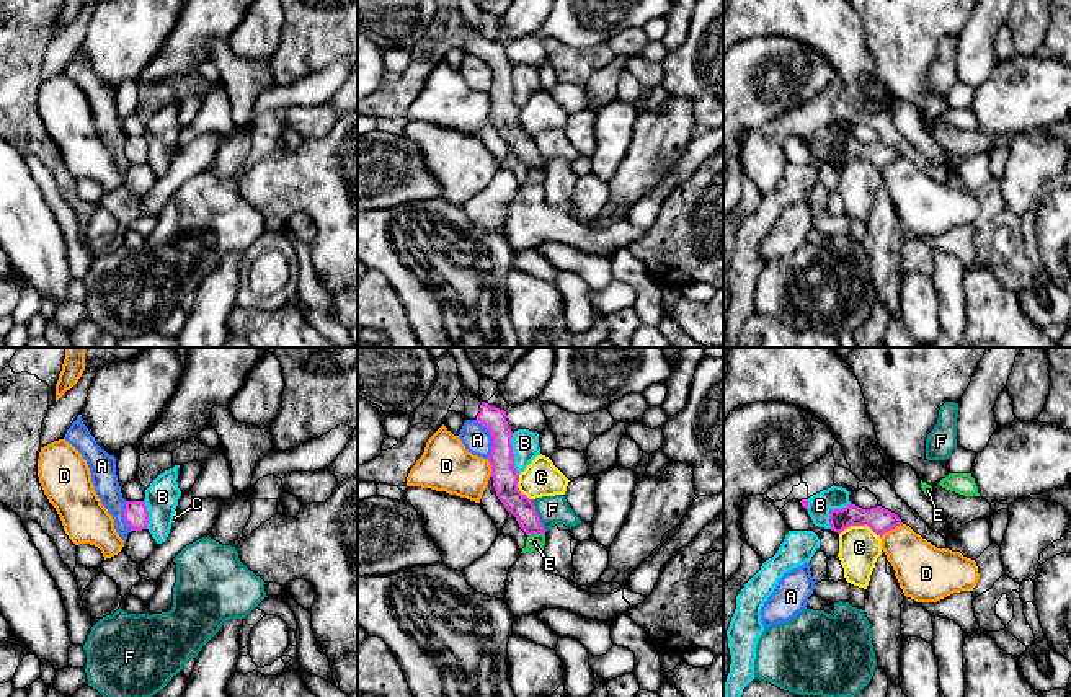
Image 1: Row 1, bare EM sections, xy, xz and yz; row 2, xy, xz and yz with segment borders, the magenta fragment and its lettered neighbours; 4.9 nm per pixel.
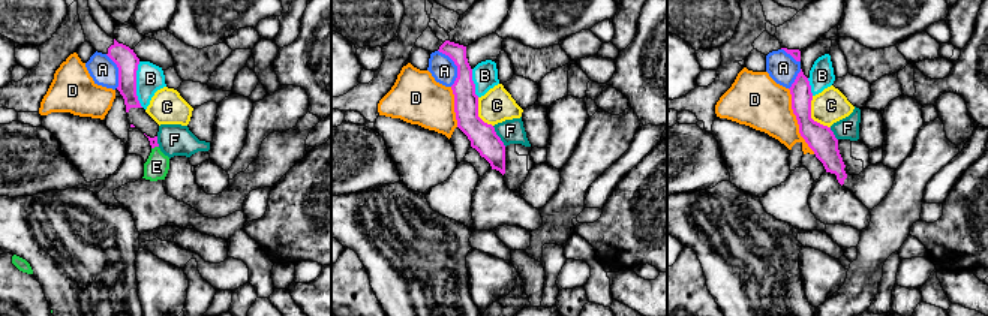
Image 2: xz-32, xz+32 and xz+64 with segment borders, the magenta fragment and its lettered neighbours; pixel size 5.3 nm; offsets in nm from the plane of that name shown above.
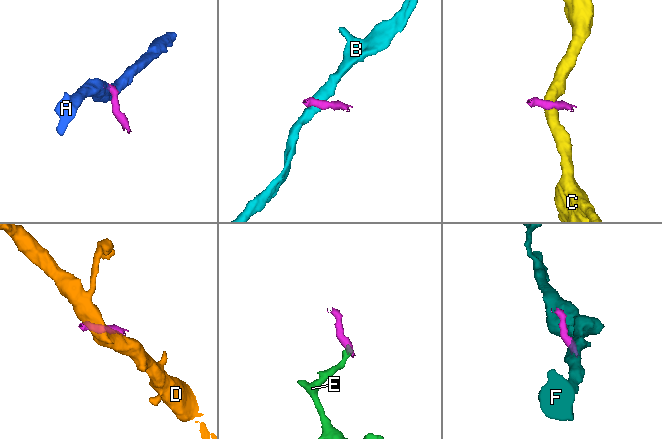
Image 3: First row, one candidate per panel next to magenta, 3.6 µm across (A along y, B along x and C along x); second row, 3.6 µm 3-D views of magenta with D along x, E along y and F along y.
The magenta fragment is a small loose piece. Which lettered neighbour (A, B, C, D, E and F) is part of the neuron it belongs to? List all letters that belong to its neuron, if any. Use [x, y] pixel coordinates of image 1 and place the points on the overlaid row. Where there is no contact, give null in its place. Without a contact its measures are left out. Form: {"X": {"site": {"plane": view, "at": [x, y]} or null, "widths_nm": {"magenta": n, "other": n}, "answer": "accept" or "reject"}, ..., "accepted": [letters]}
{"A": {"site": {"plane": "xz", "at": [492, 438]}, "widths_nm": {"magenta": 130, "other": 140}, "answer": "reject"}, "B": {"site": {"plane": "xz", "at": [513, 454]}, "widths_nm": {"magenta": 130, "other": 130}, "answer": "reject"}, "C": {"site": {"plane": "yz", "at": [861, 524]}, "widths_nm": {"magenta": 120, "other": 200}, "answer": "reject"}, "D": {"site": {"plane": "yz", "at": [890, 529]}, "widths_nm": {"magenta": 120, "other": 260}, "answer": "reject"}, "E": {"site": {"plane": "xz", "at": [536, 532]}, "widths_nm": {"magenta": 120, "other": 90}, "answer": "reject"}, "F": {"site": {"plane": "xz", "at": [537, 516]}, "widths_nm": {"magenta": 130, "other": 140}, "answer": "reject"}, "accepted": []}

